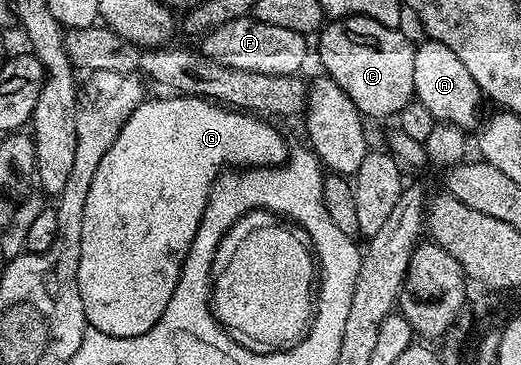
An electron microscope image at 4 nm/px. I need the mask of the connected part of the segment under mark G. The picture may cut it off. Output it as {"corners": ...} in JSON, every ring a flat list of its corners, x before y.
{"corners":[[175,93,175,94,172,94,172,95,171,95,171,96,170,96,170,97,171,97,171,98,172,98,172,99,151,99,151,98,148,98,148,99,147,99,147,100,146,100,146,101,144,101,144,102,143,102,143,103,142,103,142,104,141,104,141,106,139,106,139,107,138,107,138,108,137,108,137,109,136,109,136,110,135,110,135,111,134,111,134,113,133,113,133,114,132,114,132,115,131,115,131,116,129,116,129,117,128,117,128,118,127,118,127,120,126,120,126,121,125,121,125,125,124,125,124,126,123,126,123,128,122,128,122,129,121,129,121,133,117,133,117,141,113,141,113,145,109,145,109,153,105,153,105,157,101,157,101,165,97,165,97,173,93,173,93,185,89,185,89,201,85,201,85,221,84,221,84,222,83,222,83,224,82,224,82,225,81,225,81,261,80,261,80,262,79,262,79,268,78,268,78,269,77,269,77,281,78,281,78,282,79,282,79,288,80,288,80,289,81,289,81,301,82,301,82,302,83,302,83,304,84,304,84,305,85,305,85,317,86,317,86,318,87,318,87,325,88,325,88,328,90,328,90,330,93,330,93,331,100,331,100,332,101,332,101,333,105,333,105,334,106,334,106,335,108,335,108,336,109,336,109,337,141,337,141,336,142,336,142,335,144,335,144,334,145,334,145,333,149,333,149,329,153,329,153,325,157,325,157,321,161,321,161,313,165,313,165,305,169,305,169,297,173,297,173,289,174,289,174,288,175,288,175,286,176,286,176,285,177,285,177,277,178,277,178,276,179,276,179,274,180,274,180,273,181,273,181,265,182,265,182,264,183,264,183,262,184,262,184,261,185,261,185,257,186,257,186,256,187,256,187,254,188,254,188,253,189,253,189,245,193,245,193,237,197,237,197,225,201,225,201,217,202,217,202,216,203,216,203,214,204,214,204,213,205,213,205,205,206,205,206,204,207,204,207,202,208,202,208,201,209,201,209,193,210,193,210,192,211,192,211,187,212,187,212,186,213,186,213,185,214,185,214,183,215,183,215,180,216,180,216,179,218,179,218,178,219,178,219,176,220,176,220,175,222,175,222,174,224,174,224,171,225,171,225,168,226,168,226,167,223,167,223,166,225,166,225,165,226,165,226,163,243,163,243,164,239,164,239,165,246,165,246,166,247,166,247,167,248,167,248,168,251,168,251,169,258,169,258,168,261,168,261,167,265,167,265,166,269,166,269,167,277,167,277,166,280,166,280,165,282,165,282,164,284,164,284,163,286,163,286,162,287,162,287,160,288,160,288,158,289,158,289,150,288,150,288,151,287,151,287,143,286,143,286,141,285,141,285,140,283,140,283,135,282,135,282,133,281,133,281,132,279,132,279,131,278,131,278,129,277,129,277,128,275,128,275,127,274,127,274,125,273,125,273,124,271,124,271,123,274,123,274,122,271,122,271,121,268,121,268,120,267,120,267,119,266,119,266,118,263,118,263,117,260,117,260,116,258,116,258,115,256,115,256,114,254,114,254,113,248,113,248,112,245,112,245,111,241,111,241,110,238,110,238,109,228,109,228,108,227,108,227,107,226,107,226,106,223,106,223,105,219,105,219,106,216,106,216,104,215,104,215,103,214,103,214,102,212,102,212,100,210,100,210,99,200,99,200,98,198,98,198,97,196,97,196,96,194,96,194,95,180,95,180,94,178,94,178,93]]}

